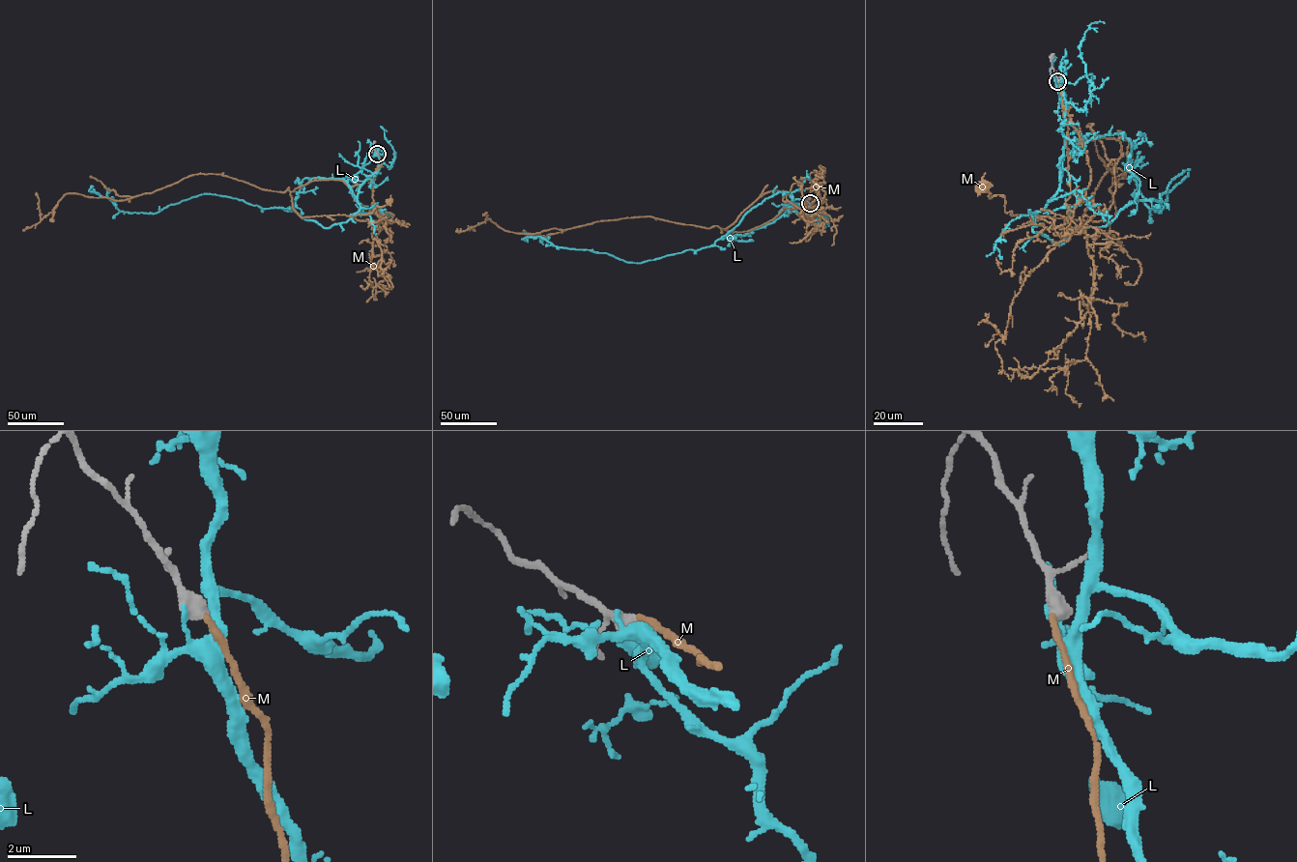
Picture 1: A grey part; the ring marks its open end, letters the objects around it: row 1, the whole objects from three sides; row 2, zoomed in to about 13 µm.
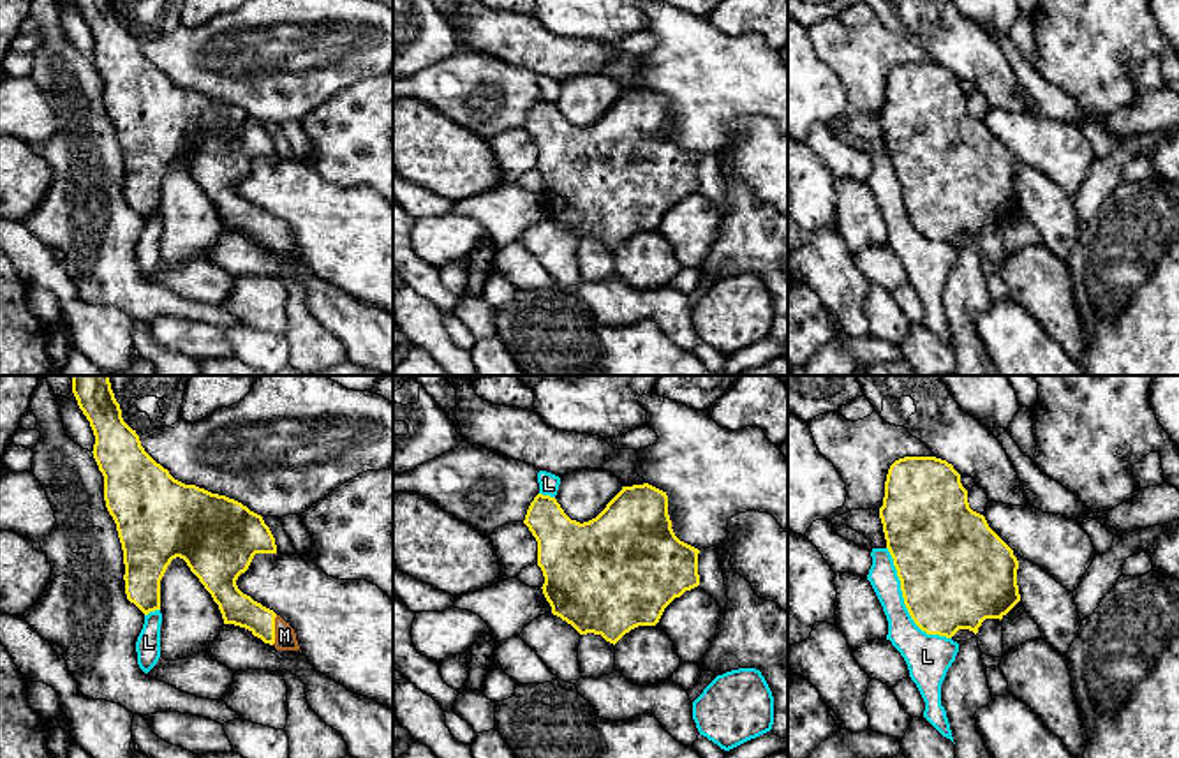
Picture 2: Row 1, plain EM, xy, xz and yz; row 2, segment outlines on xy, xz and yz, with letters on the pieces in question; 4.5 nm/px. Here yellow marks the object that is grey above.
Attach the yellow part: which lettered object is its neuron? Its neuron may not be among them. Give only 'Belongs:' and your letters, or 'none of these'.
Belongs: M

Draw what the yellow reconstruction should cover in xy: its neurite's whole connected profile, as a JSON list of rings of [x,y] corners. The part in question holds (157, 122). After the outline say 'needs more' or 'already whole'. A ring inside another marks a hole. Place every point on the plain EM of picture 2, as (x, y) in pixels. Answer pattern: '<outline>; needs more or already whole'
[[[74,0],[95,41],[93,63],[104,81],[104,106],[123,155],[125,199],[145,220],[160,215],[160,185],[180,162],[219,210],[224,229],[248,234],[277,256],[300,256],[296,238],[273,215],[243,199],[236,185],[256,159],[277,159],[275,143],[263,122],[241,108],[174,85],[141,51],[122,23],[115,0]]]; needs more

